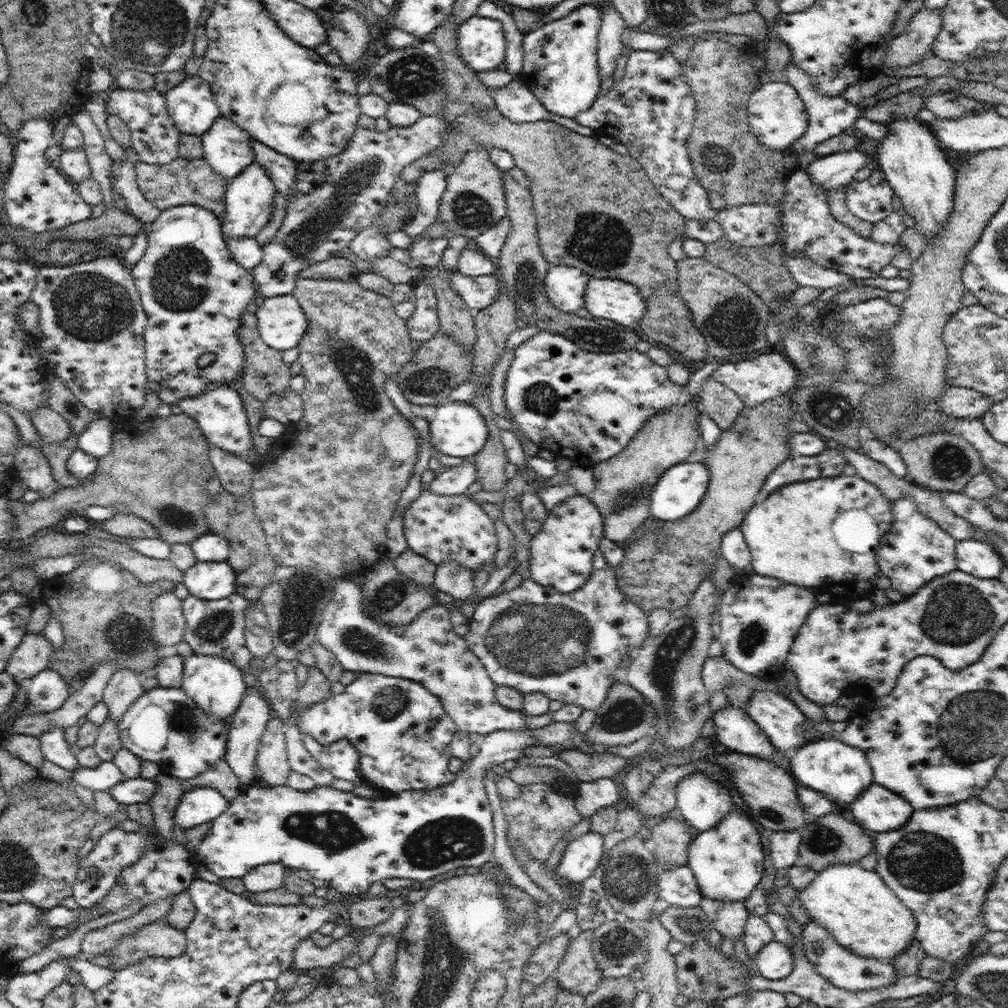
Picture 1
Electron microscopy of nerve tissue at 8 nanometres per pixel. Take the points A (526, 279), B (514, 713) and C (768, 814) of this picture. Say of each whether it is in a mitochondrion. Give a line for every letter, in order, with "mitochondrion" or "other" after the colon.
A: mitochondrion
B: other
C: mitochondrion

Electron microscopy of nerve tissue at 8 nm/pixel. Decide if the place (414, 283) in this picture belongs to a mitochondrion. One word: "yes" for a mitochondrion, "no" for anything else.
no

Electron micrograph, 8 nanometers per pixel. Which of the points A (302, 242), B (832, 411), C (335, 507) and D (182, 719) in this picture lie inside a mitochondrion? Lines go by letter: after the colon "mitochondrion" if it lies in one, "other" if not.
A: mitochondrion
B: mitochondrion
C: other
D: mitochondrion

